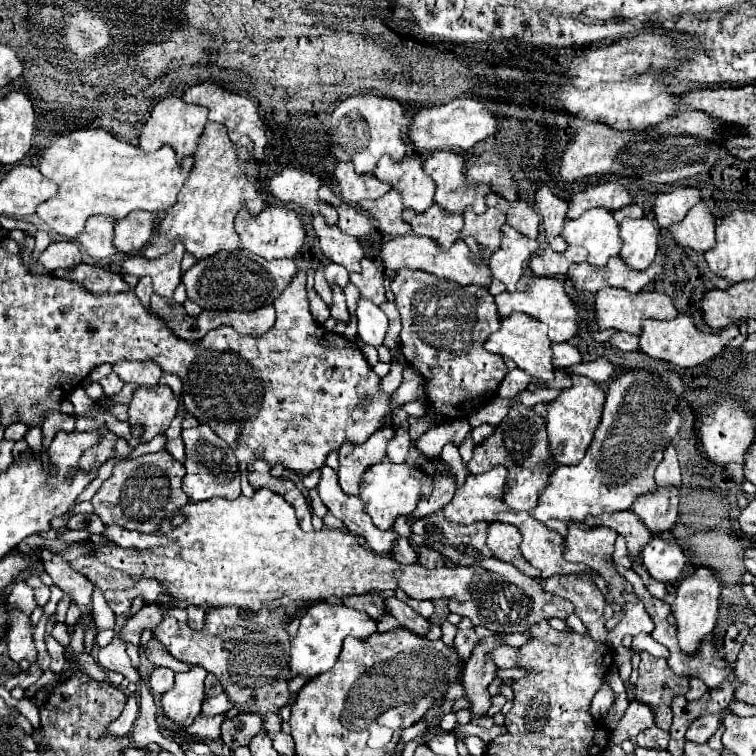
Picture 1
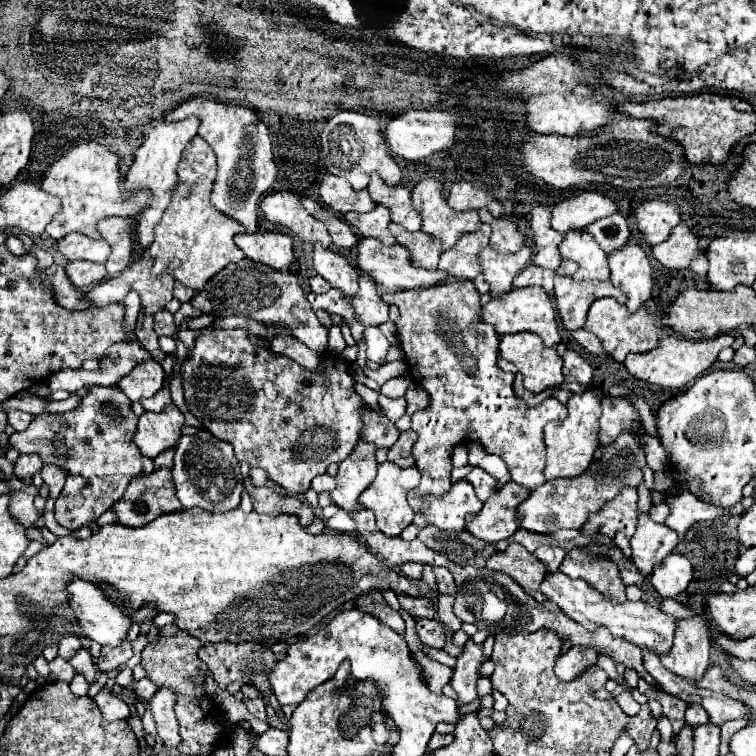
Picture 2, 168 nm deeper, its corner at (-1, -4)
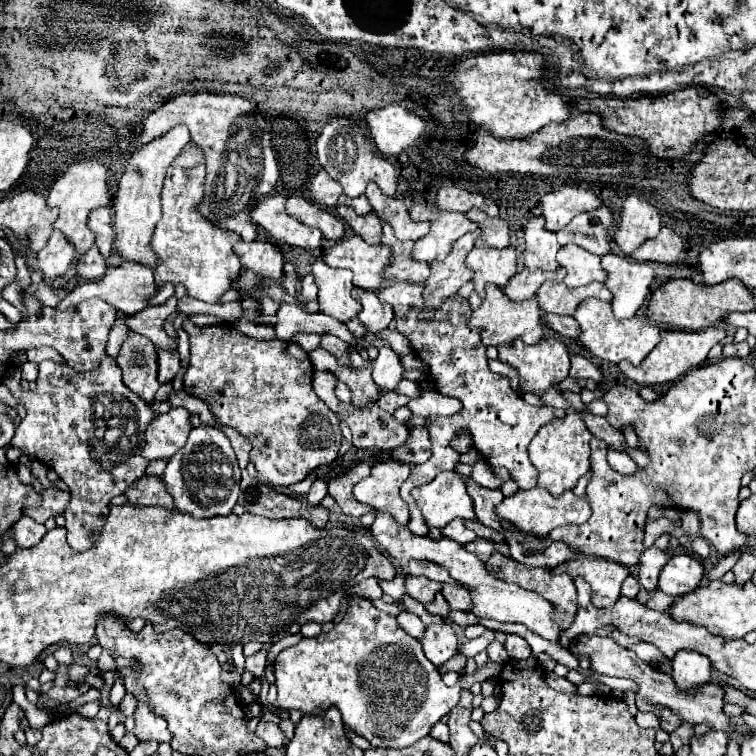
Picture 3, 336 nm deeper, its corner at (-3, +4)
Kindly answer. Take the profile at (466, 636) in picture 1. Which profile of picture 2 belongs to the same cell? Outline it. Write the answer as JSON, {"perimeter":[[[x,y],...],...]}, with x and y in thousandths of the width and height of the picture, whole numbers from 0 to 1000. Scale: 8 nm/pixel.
{"perimeter":[[[623,844],[615,849],[610,868],[604,868],[604,881],[599,886],[597,907],[607,918],[604,934],[620,931],[631,923],[634,881],[639,878],[639,852],[628,852]]]}

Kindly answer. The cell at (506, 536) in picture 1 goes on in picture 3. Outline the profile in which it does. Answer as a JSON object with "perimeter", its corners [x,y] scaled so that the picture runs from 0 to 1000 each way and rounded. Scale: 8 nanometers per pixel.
{"perimeter":[[[652,733],[644,743],[642,743],[644,754],[660,765],[660,767],[668,767],[668,770],[676,770],[676,772],[684,772],[694,780],[702,780],[702,783],[710,783],[716,786],[724,796],[731,799],[734,804],[734,823],[739,825],[742,833],[750,833],[755,825],[758,825],[758,817],[761,817],[761,810],[763,810],[763,780],[761,780],[761,772],[758,767],[750,762],[750,759],[742,759],[742,762],[731,762],[726,751],[700,751],[679,738],[668,738],[663,733]]]}

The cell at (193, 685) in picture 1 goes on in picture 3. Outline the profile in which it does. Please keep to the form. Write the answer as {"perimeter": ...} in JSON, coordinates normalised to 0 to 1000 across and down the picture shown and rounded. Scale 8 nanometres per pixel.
{"perimeter":[[[184,929],[179,939],[179,963],[176,971],[184,976],[184,981],[226,981],[226,968],[221,963],[221,952],[205,947],[197,942],[197,934]]]}

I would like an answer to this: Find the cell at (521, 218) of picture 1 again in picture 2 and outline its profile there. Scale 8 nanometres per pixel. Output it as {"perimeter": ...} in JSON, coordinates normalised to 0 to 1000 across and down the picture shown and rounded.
{"perimeter":[[[644,275],[634,278],[636,294],[644,294],[652,302],[649,310],[649,325],[660,333],[684,333],[694,325],[694,310],[687,304],[687,299],[673,288],[652,288]]]}

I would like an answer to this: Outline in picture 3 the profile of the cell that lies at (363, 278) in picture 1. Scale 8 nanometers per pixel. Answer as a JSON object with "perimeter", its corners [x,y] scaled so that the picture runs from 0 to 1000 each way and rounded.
{"perimeter":[[[470,381],[467,384],[467,392],[478,399],[480,410],[478,415],[472,418],[475,426],[480,429],[480,434],[488,439],[488,442],[501,442],[507,439],[515,426],[520,423],[520,410],[517,405],[507,402],[496,386],[491,384],[478,384],[478,381]]]}

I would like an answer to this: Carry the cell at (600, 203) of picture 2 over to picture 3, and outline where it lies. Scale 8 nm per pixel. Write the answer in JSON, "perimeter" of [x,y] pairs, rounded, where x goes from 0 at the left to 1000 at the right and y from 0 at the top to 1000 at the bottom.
{"perimeter":[[[745,246],[737,254],[716,259],[713,270],[718,275],[721,302],[726,307],[737,307],[745,299],[750,299],[761,283],[792,275],[795,265],[782,251],[763,246]]]}

